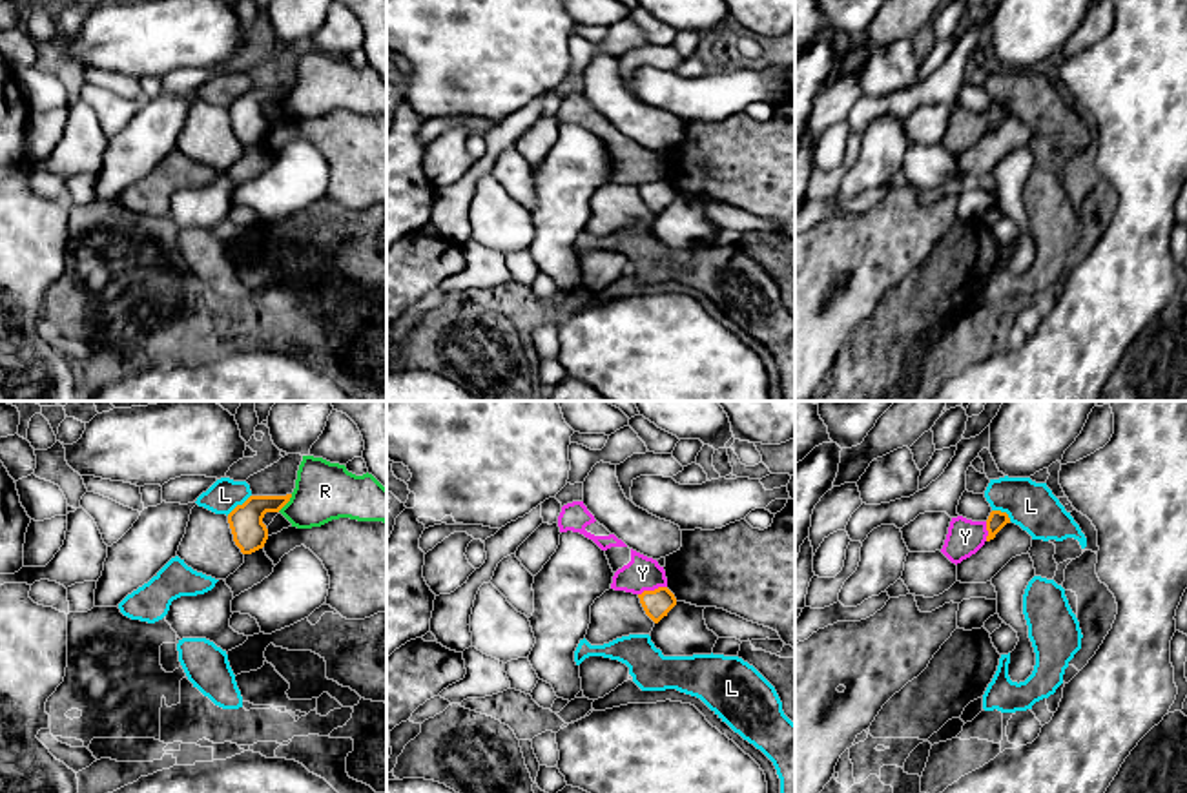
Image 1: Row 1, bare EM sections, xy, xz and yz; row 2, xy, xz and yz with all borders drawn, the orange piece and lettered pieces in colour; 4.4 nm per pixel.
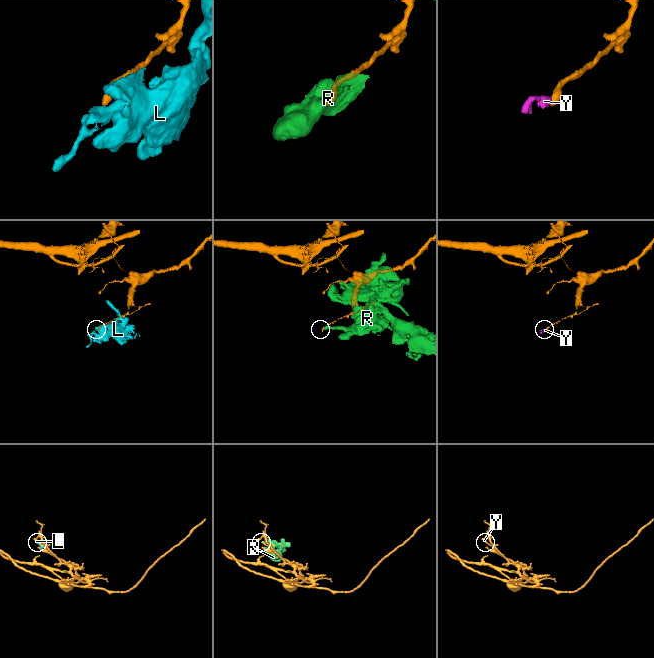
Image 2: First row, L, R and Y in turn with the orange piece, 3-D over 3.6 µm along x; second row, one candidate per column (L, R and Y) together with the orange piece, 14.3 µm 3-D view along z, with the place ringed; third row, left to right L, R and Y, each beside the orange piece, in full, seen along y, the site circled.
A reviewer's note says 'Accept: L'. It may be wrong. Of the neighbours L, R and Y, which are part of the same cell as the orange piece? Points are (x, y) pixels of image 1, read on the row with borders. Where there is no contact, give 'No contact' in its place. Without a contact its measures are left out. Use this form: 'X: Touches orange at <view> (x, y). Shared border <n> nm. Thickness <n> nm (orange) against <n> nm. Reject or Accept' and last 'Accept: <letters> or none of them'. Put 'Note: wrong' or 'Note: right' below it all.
L: Touches orange at xy (237, 505). Shared border 140 nm. Thickness 150 nm (orange) against 150 nm. Reject
R: Touches orange at xy (285, 504). Shared border 100 nm. Thickness 150 nm (orange) against 260 nm. Reject
Y: Touches orange at xz (651, 591). Shared border 130 nm. Thickness 120 nm (orange) against 150 nm. Reject
Accept: none of them
Note: wrong

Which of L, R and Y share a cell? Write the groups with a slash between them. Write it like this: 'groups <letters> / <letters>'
groups L Y / R

